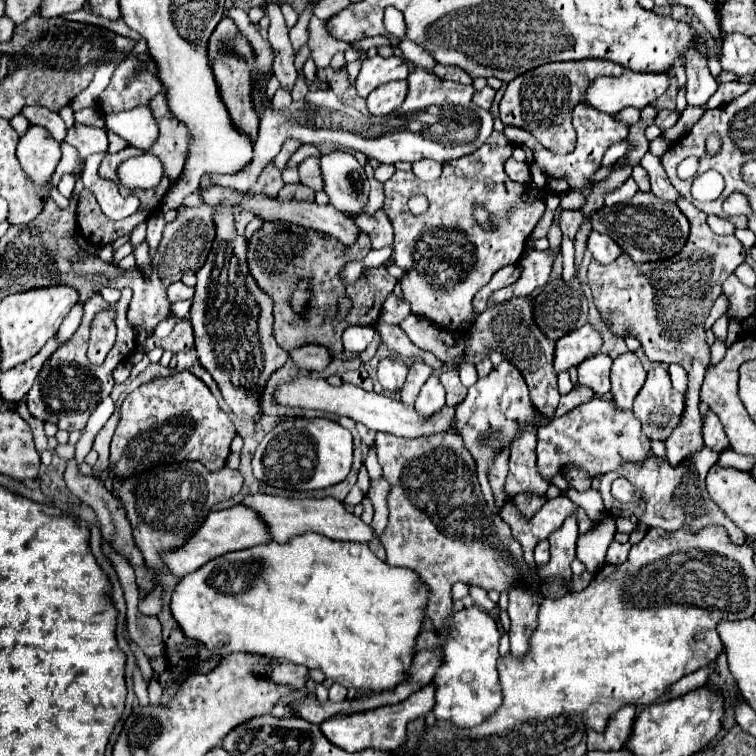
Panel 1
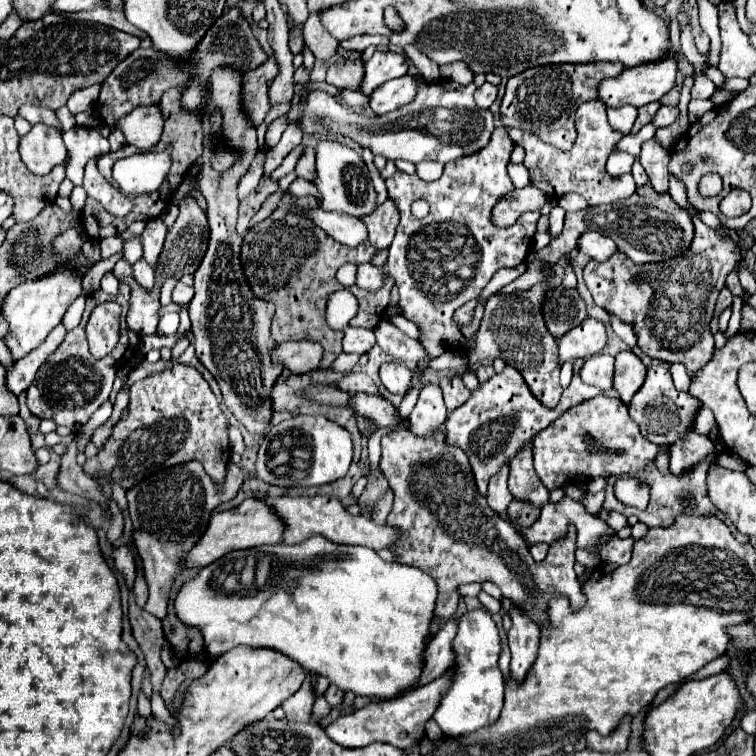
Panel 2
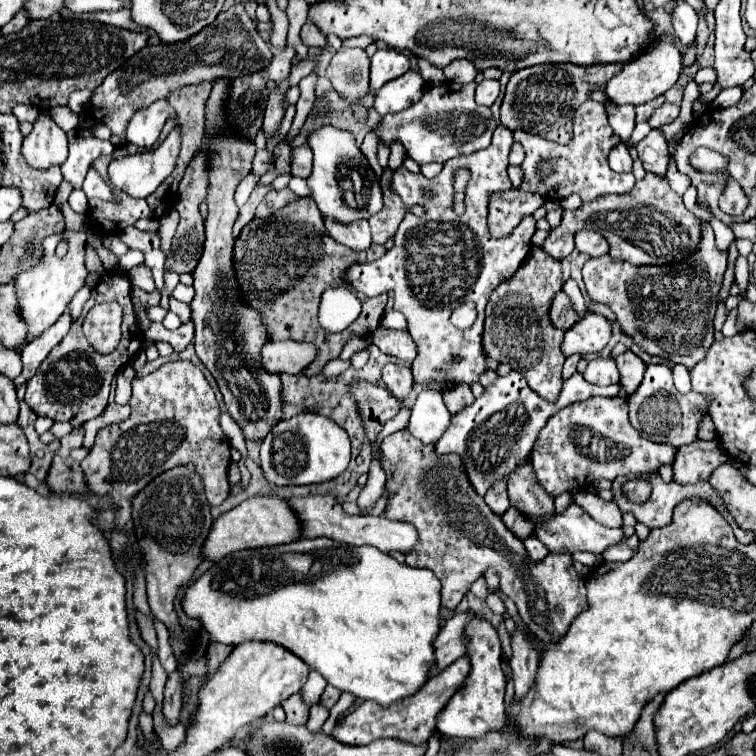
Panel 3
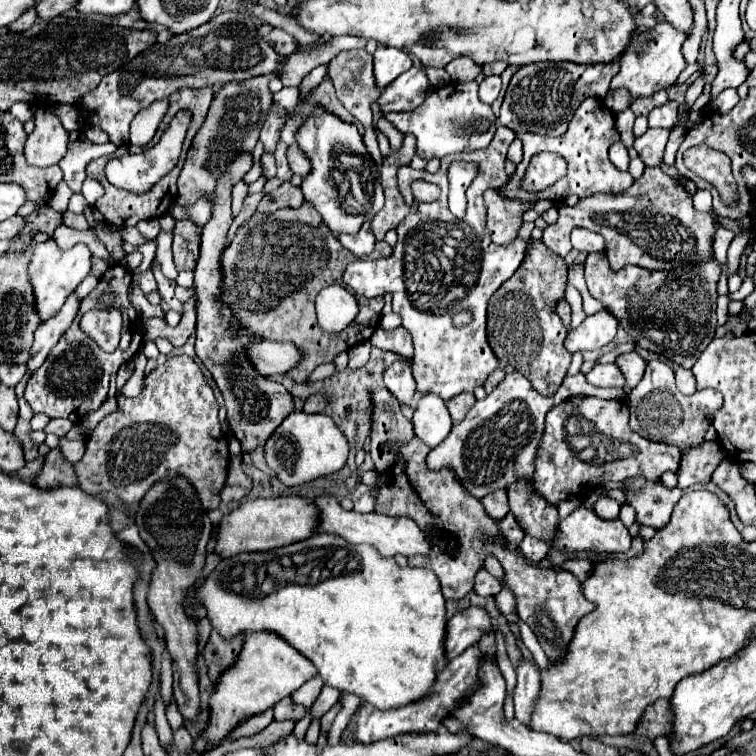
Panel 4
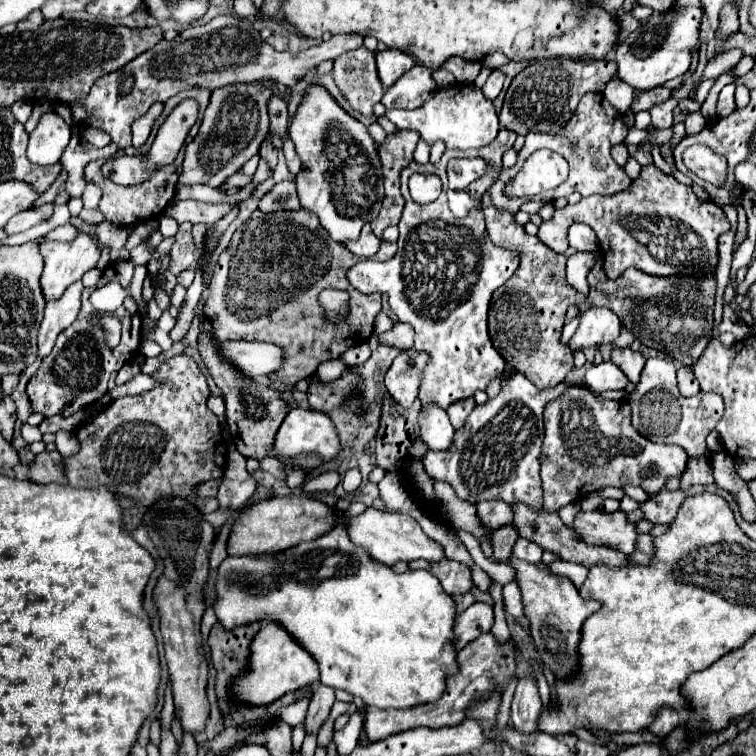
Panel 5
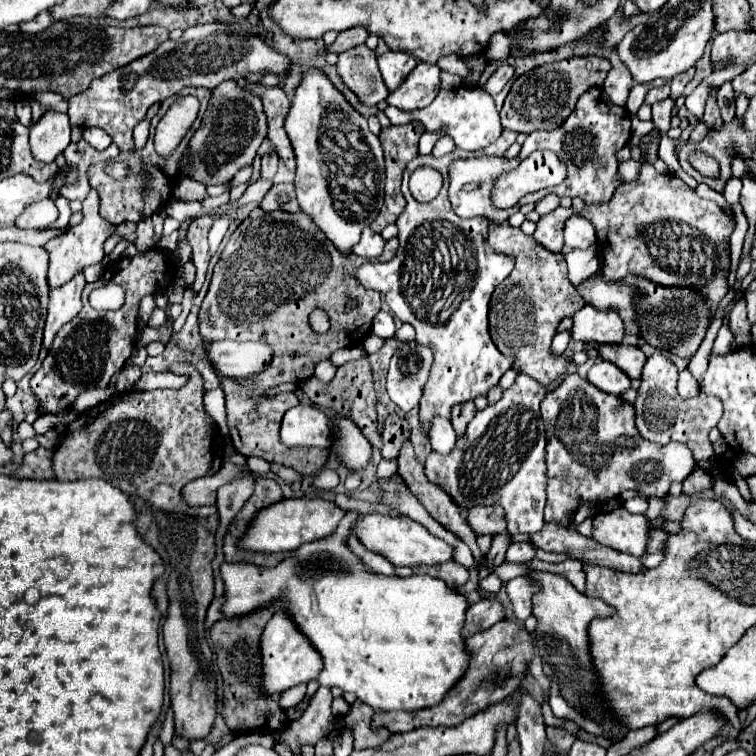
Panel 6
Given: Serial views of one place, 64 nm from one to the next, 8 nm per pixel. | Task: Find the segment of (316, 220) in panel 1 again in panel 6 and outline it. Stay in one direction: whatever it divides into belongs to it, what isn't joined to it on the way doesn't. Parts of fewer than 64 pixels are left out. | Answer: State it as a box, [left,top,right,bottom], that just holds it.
[354,226,386,260]

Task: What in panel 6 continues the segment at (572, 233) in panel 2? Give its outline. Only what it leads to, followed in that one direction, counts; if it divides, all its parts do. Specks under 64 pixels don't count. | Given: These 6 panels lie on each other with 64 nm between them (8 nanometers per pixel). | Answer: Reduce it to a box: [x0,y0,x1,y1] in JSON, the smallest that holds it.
[534,130,736,318]

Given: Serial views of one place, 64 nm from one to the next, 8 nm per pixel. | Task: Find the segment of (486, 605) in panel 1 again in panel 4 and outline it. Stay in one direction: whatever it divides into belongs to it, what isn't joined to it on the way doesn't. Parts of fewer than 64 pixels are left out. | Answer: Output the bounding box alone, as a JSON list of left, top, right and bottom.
[496,588,516,616]

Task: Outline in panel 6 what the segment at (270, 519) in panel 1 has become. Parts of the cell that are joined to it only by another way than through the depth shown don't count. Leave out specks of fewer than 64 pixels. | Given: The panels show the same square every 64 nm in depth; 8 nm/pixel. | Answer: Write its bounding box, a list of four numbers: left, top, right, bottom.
[356,514,454,568]

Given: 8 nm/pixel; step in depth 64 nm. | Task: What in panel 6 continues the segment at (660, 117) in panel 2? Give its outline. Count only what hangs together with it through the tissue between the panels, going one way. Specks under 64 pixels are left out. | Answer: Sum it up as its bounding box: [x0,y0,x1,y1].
[652,98,674,132]

